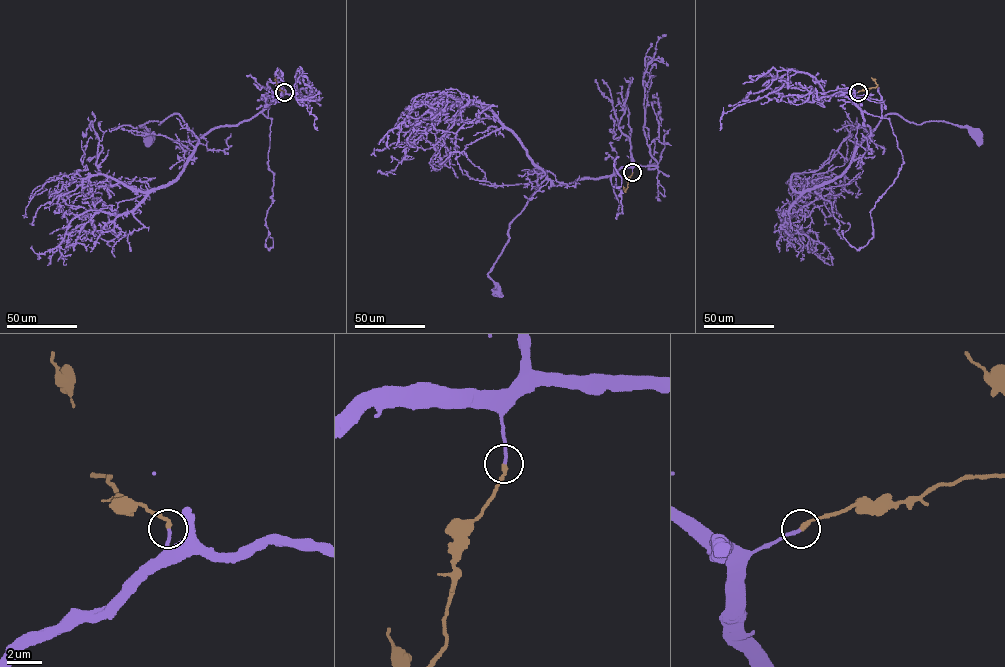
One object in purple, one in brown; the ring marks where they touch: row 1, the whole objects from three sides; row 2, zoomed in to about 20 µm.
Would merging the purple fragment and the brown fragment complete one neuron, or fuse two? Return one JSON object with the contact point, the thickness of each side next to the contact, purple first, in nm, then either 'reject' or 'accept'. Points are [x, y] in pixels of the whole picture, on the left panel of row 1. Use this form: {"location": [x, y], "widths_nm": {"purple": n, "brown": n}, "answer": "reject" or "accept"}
{"location": [284, 92], "widths_nm": {"purple": 160, "brown": 240}, "answer": "accept"}

